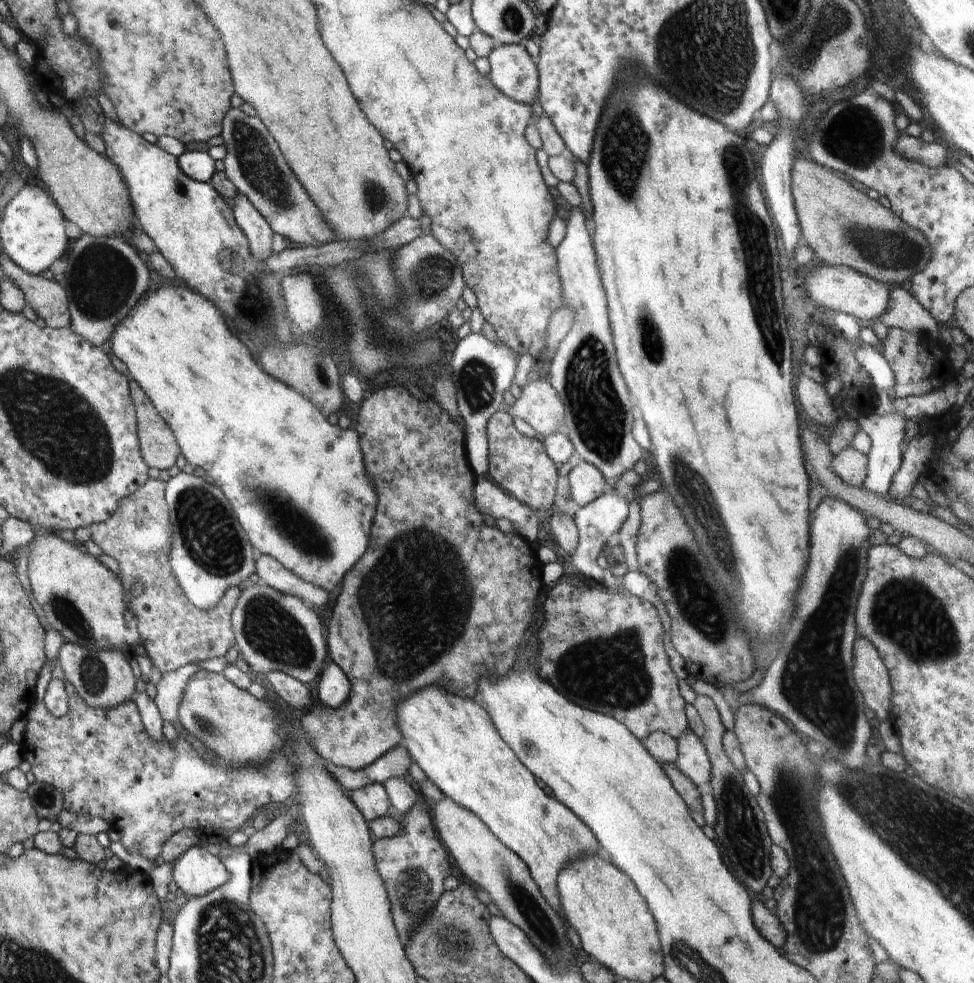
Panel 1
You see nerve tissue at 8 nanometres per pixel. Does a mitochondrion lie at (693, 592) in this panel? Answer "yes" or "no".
yes

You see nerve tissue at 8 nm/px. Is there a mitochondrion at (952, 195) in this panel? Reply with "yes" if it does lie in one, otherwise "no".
no

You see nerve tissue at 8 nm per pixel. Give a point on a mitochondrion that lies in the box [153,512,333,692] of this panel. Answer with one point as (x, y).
(271, 630)

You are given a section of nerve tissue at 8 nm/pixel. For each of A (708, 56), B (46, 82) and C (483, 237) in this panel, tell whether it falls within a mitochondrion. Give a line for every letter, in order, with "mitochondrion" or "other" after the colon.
A: mitochondrion
B: other
C: other

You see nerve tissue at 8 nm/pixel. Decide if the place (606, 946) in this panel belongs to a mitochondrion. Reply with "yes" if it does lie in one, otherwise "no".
no

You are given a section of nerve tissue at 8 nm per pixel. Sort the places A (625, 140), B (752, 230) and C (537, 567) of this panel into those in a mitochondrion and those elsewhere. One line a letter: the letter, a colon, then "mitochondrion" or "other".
A: mitochondrion
B: mitochondrion
C: other

